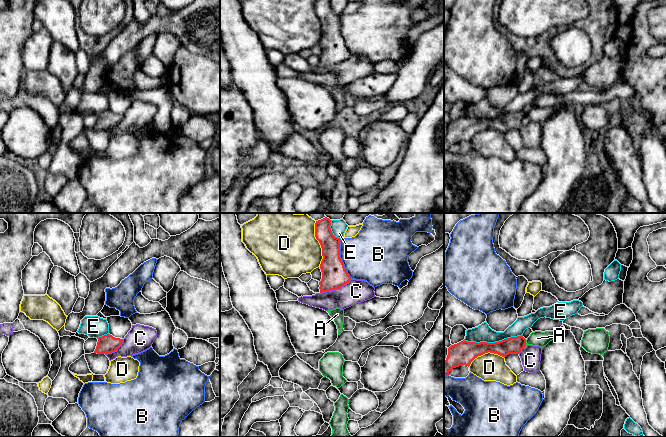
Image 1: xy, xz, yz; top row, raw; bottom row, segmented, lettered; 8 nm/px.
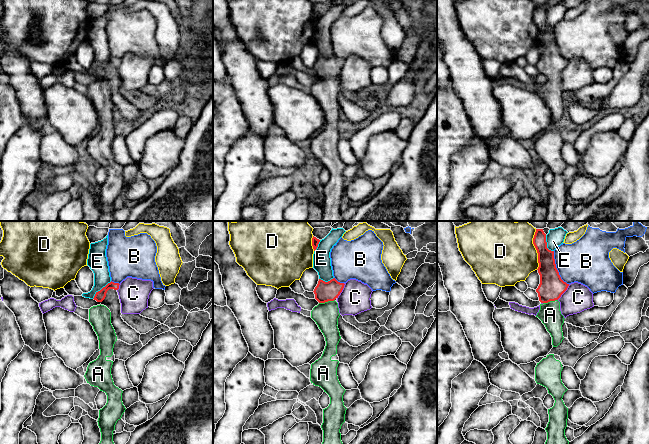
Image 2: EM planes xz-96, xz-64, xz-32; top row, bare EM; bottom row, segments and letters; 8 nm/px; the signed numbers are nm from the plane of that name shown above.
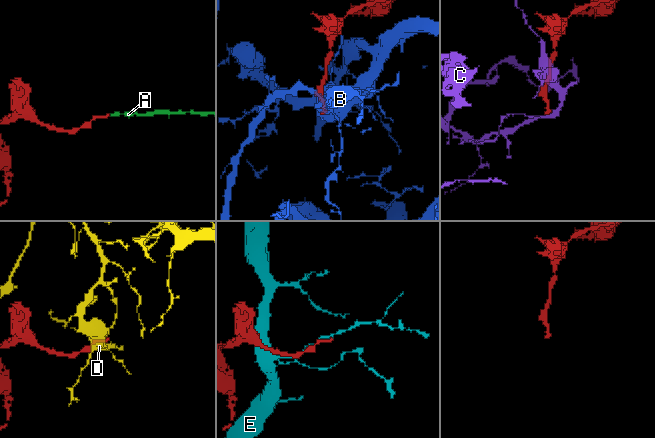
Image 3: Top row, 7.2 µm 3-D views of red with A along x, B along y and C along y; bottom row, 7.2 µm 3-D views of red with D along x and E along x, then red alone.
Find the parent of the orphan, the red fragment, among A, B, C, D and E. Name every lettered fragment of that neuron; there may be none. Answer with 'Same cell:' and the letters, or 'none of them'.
Same cell: A

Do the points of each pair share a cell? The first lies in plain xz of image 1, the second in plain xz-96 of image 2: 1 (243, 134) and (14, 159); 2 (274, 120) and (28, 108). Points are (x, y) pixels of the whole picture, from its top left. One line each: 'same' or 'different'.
1: different
2: same

